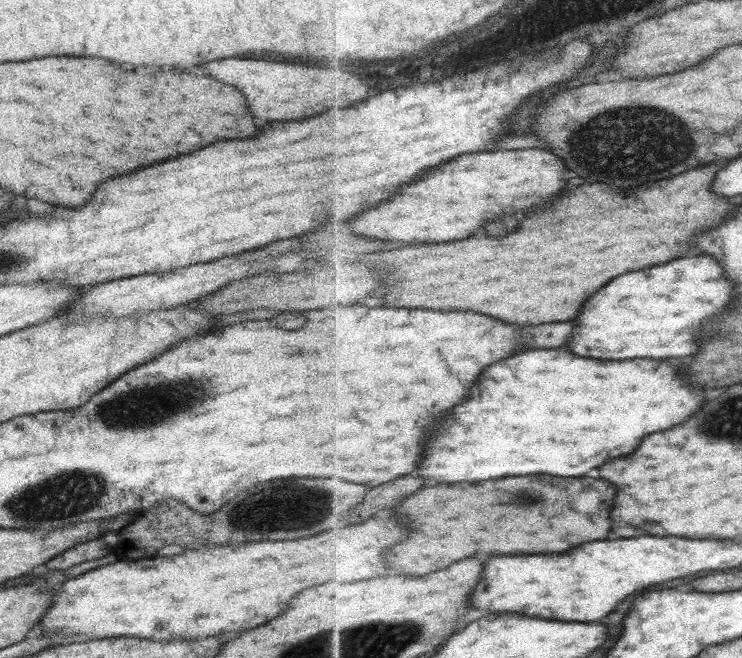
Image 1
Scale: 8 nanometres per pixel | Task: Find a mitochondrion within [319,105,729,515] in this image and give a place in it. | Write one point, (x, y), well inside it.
(644, 153)

